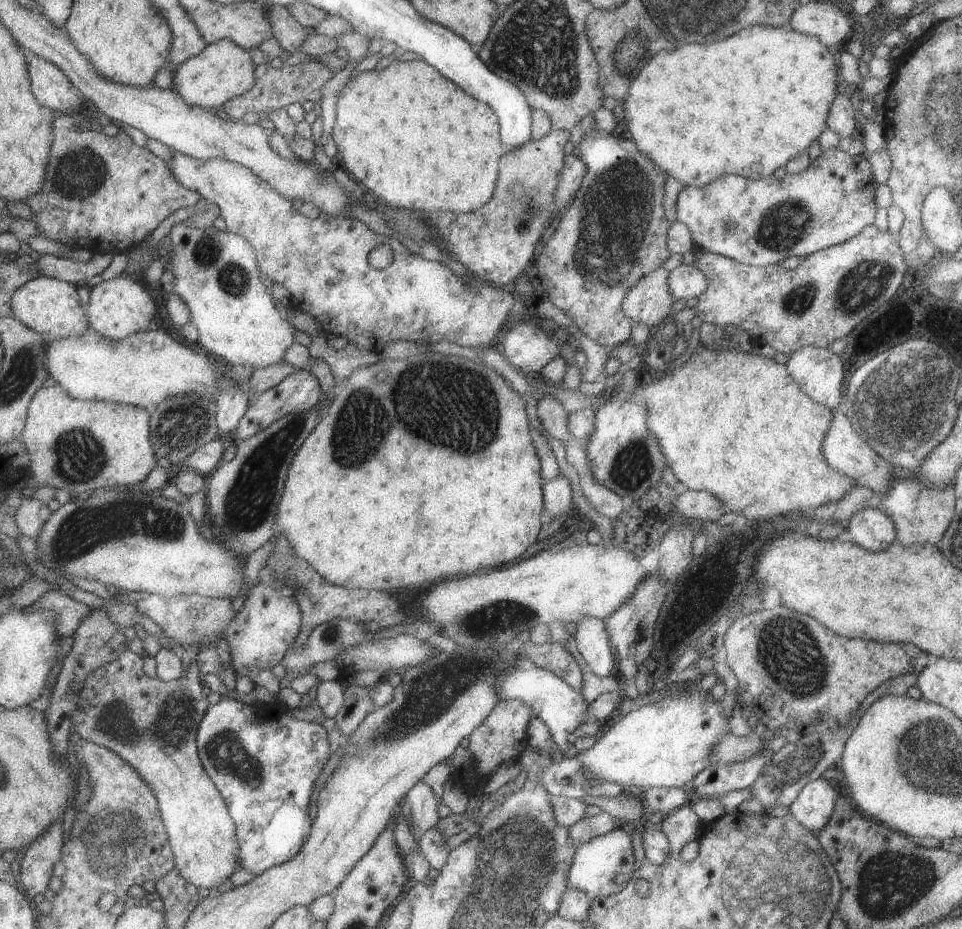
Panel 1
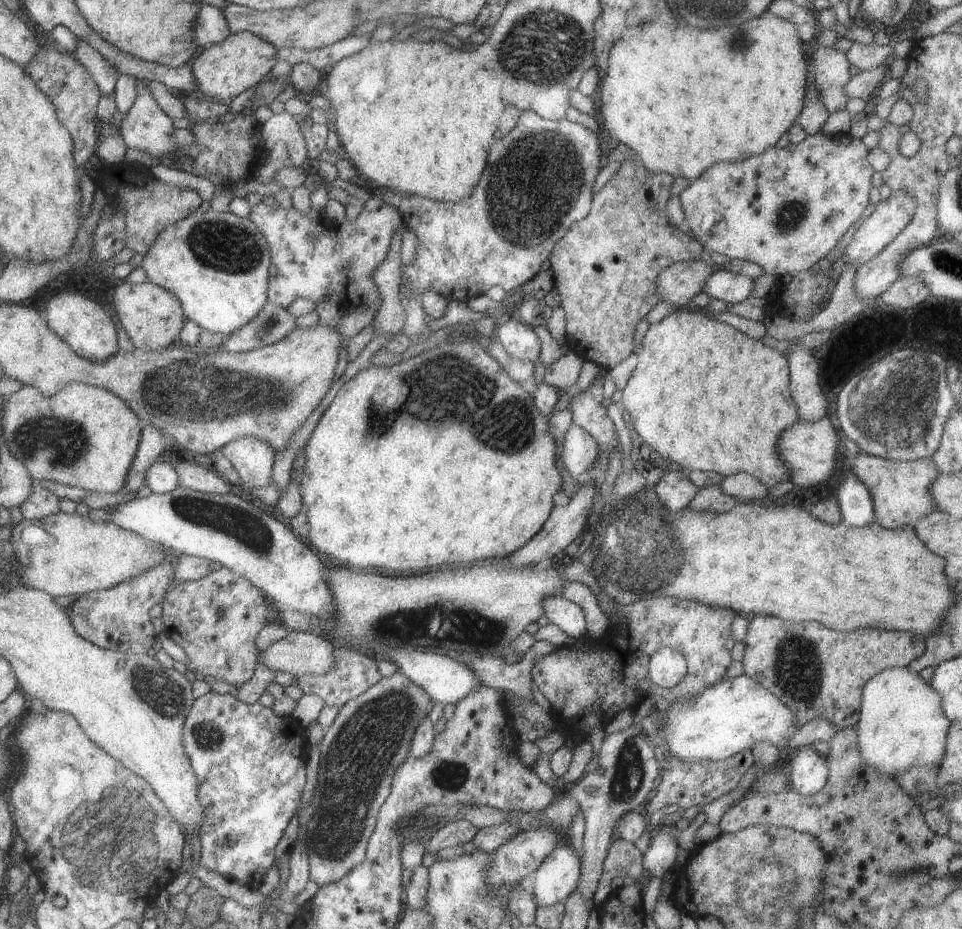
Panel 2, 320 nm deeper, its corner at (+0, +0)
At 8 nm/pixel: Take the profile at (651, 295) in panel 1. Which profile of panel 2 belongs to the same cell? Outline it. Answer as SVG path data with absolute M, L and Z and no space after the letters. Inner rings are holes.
M702 257L692 261L673 263L656 278L656 291L660 300L686 308L687 303L704 290L705 281L715 270Z

